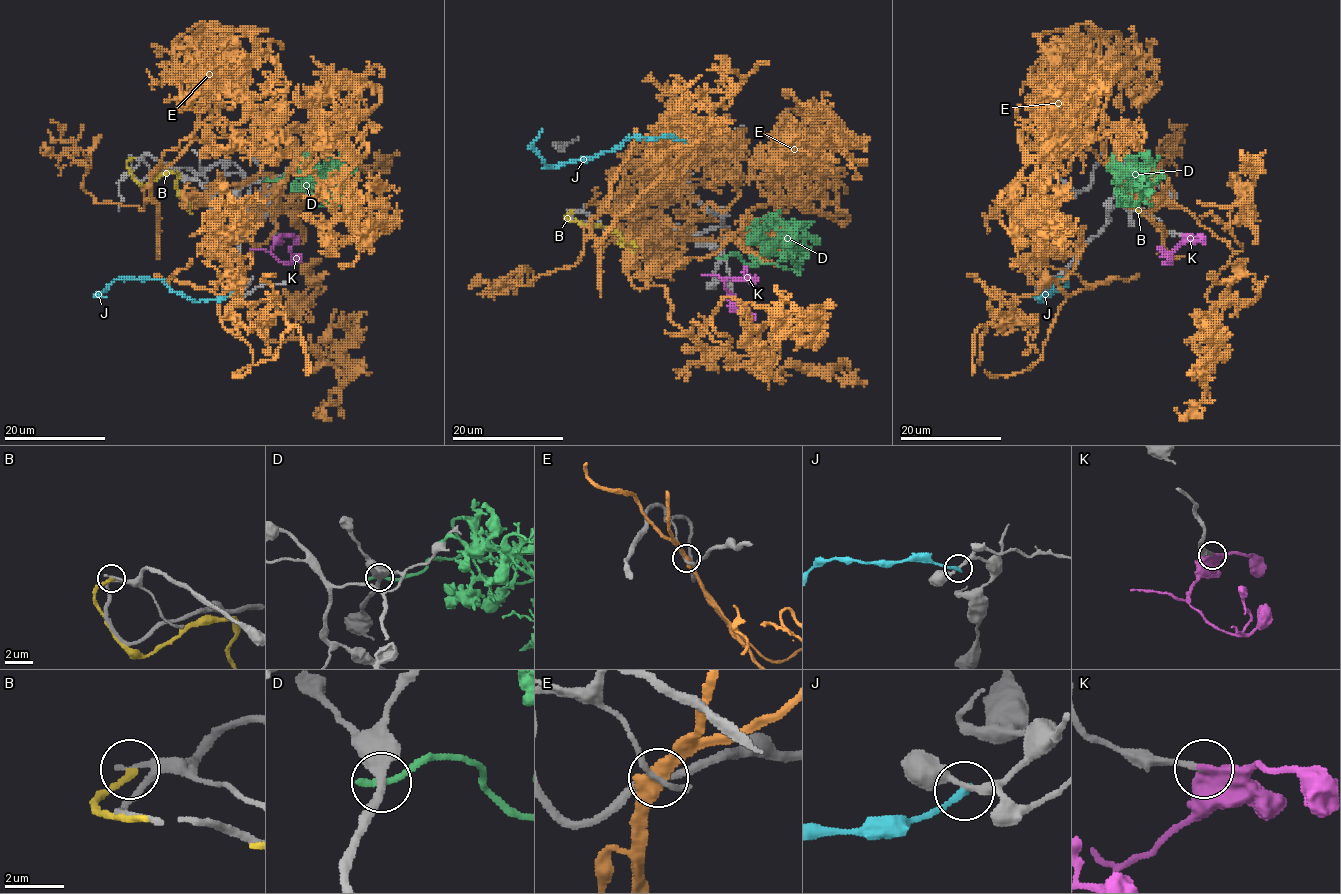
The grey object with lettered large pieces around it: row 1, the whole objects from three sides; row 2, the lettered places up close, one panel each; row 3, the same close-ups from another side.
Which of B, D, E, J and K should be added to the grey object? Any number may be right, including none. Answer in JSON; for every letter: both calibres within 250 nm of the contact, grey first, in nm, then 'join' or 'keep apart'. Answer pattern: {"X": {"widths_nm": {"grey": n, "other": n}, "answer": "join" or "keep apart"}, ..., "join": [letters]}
{"B": {"widths_nm": {"grey": 120, "other": 240}, "answer": "keep apart"}, "D": {"widths_nm": {"grey": 360, "other": 280}, "answer": "keep apart"}, "E": {"widths_nm": {"grey": 160, "other": 400}, "answer": "keep apart"}, "J": {"widths_nm": {"grey": 240, "other": 260}, "answer": "keep apart"}, "K": {"widths_nm": {"grey": 220, "other": 600}, "answer": "join"}, "join": ["K"]}

